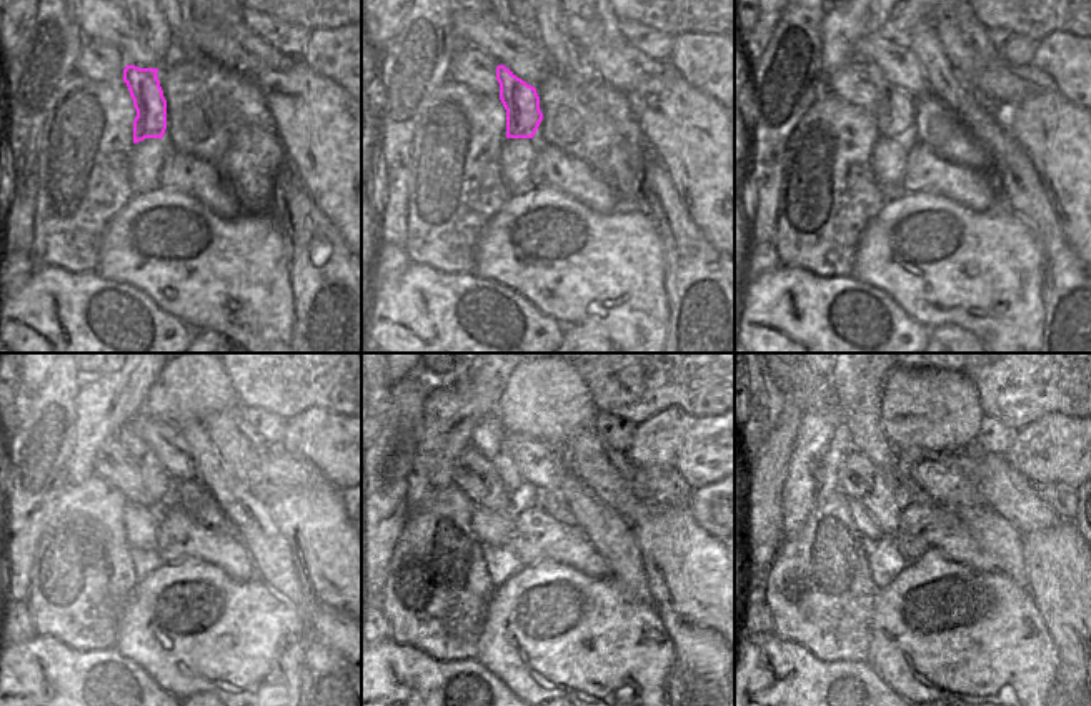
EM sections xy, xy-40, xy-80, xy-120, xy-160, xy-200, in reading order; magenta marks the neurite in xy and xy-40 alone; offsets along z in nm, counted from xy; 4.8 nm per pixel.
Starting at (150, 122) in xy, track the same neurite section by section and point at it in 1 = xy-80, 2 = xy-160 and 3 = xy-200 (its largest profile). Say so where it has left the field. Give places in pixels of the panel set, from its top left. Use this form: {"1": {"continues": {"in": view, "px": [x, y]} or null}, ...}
{"1": {"continues": {"in": "xy-80", "px": [895, 114]}}, "2": {"continues": {"in": "xy-160", "px": [488, 437]}}, "3": {"continues": {"in": "xy-200", "px": [856, 387]}}}

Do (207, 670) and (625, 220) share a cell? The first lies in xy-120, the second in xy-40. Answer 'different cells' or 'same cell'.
same cell

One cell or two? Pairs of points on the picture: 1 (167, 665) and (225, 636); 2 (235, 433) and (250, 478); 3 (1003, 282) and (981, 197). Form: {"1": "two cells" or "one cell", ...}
{"1": "one cell", "2": "one cell", "3": "two cells"}

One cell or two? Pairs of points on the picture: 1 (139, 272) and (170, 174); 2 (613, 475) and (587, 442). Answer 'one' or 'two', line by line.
1: two
2: one

